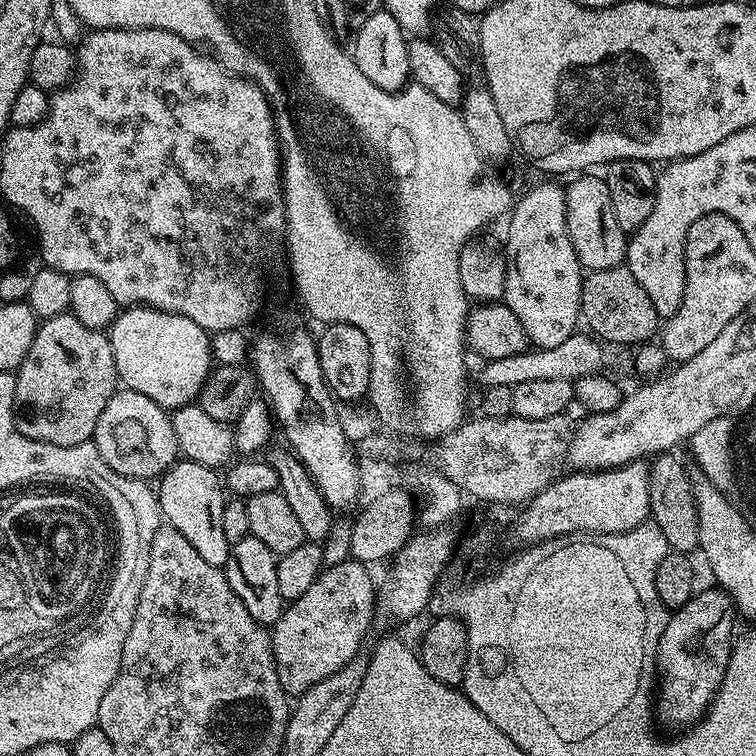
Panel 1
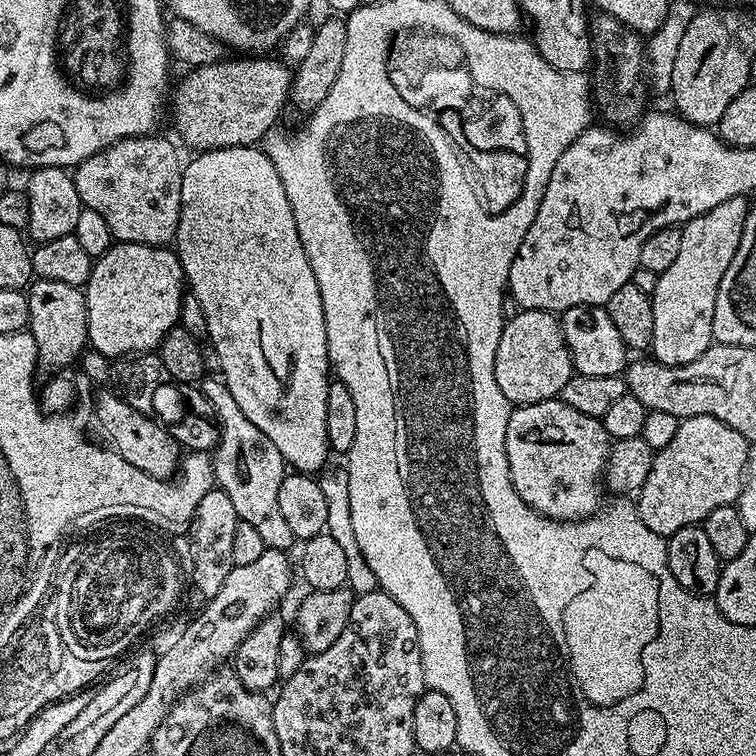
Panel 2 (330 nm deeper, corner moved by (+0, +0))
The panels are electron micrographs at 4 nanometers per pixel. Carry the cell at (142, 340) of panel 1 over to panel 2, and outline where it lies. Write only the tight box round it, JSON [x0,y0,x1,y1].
[83,242,186,358]

